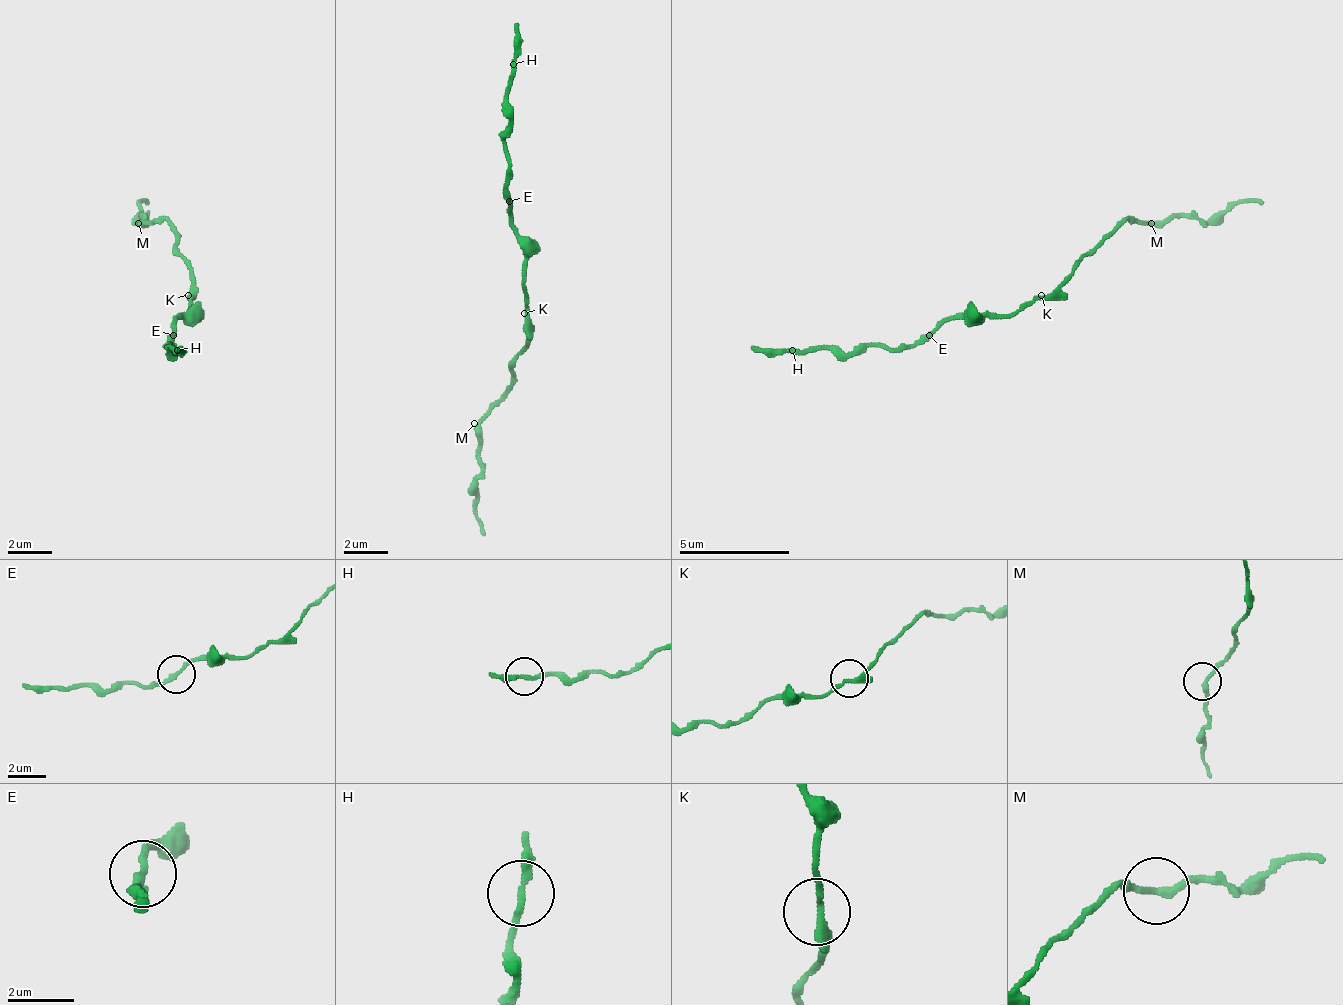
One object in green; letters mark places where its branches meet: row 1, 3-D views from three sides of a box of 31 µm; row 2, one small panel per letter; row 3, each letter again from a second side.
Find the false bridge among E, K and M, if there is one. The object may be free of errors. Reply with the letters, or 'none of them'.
E

